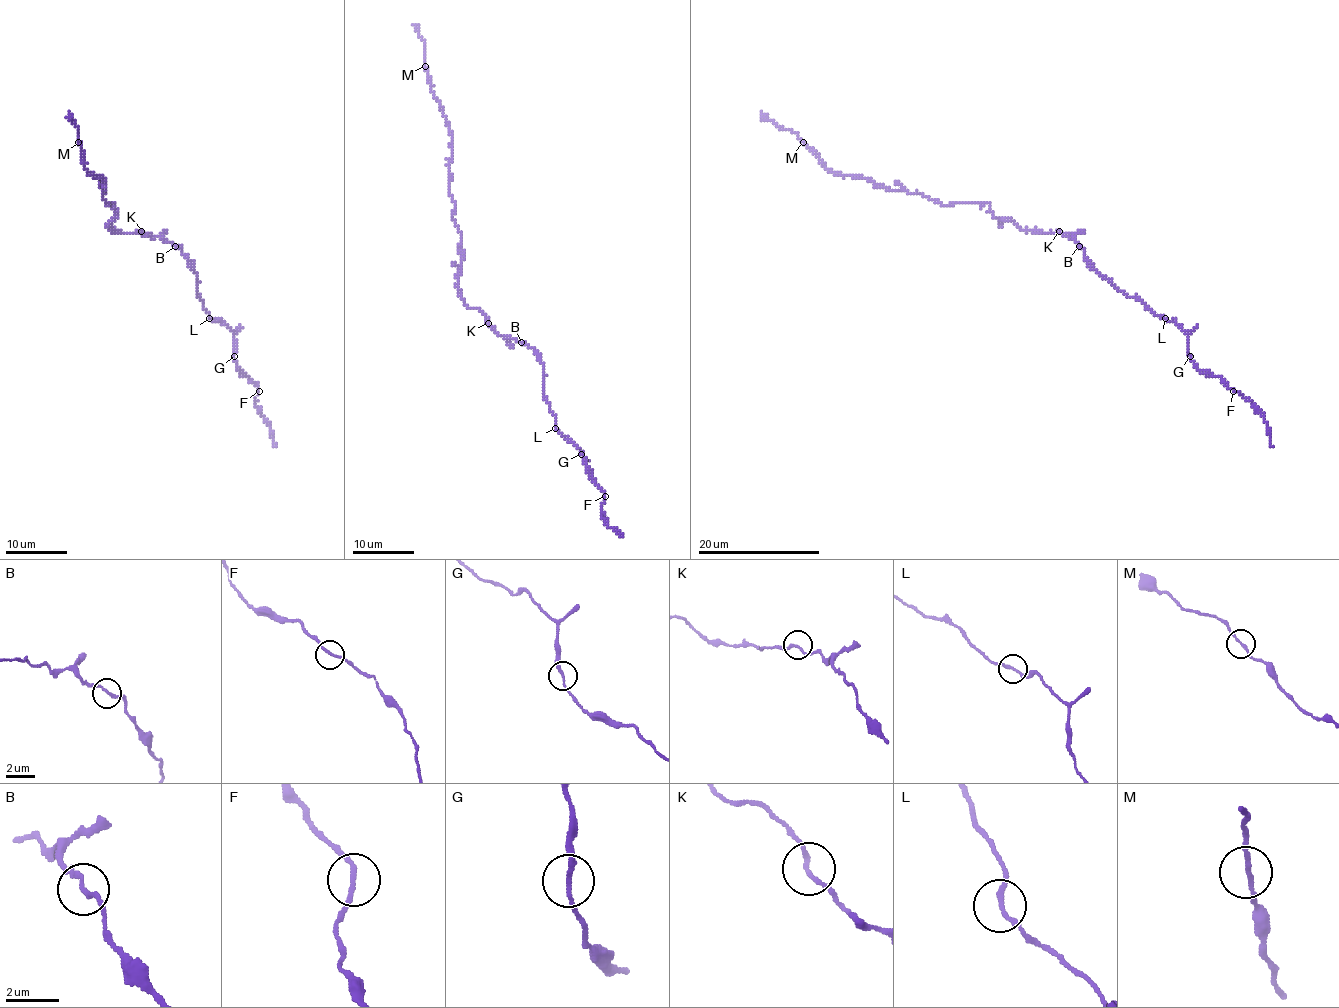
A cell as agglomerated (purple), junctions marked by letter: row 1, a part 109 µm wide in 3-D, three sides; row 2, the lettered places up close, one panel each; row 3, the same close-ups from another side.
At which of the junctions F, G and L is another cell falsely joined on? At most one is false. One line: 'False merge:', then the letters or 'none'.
False merge: none

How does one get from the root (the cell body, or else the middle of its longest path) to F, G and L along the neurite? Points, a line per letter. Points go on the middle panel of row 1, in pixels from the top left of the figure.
F: (488, 323), (500, 335), (524, 342), (543, 362), (543, 391), (556, 429), (581, 451), (605, 496)
G: (488, 323), (500, 335), (524, 342), (543, 362), (543, 391), (549, 409), (556, 419), (556, 429), (581, 454)
L: (488, 323), (500, 335), (524, 342), (543, 362), (543, 391), (549, 409), (556, 419), (555, 428)

